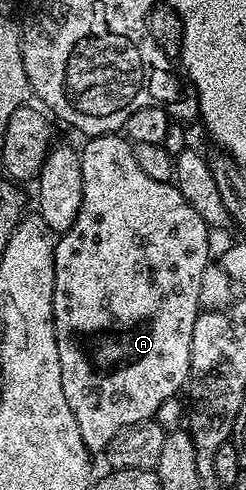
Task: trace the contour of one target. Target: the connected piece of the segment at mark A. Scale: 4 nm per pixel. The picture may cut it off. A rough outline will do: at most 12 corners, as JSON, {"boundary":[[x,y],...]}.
{"boundary":[[122,134],[55,244],[61,389],[92,453],[191,374],[207,222]]}

